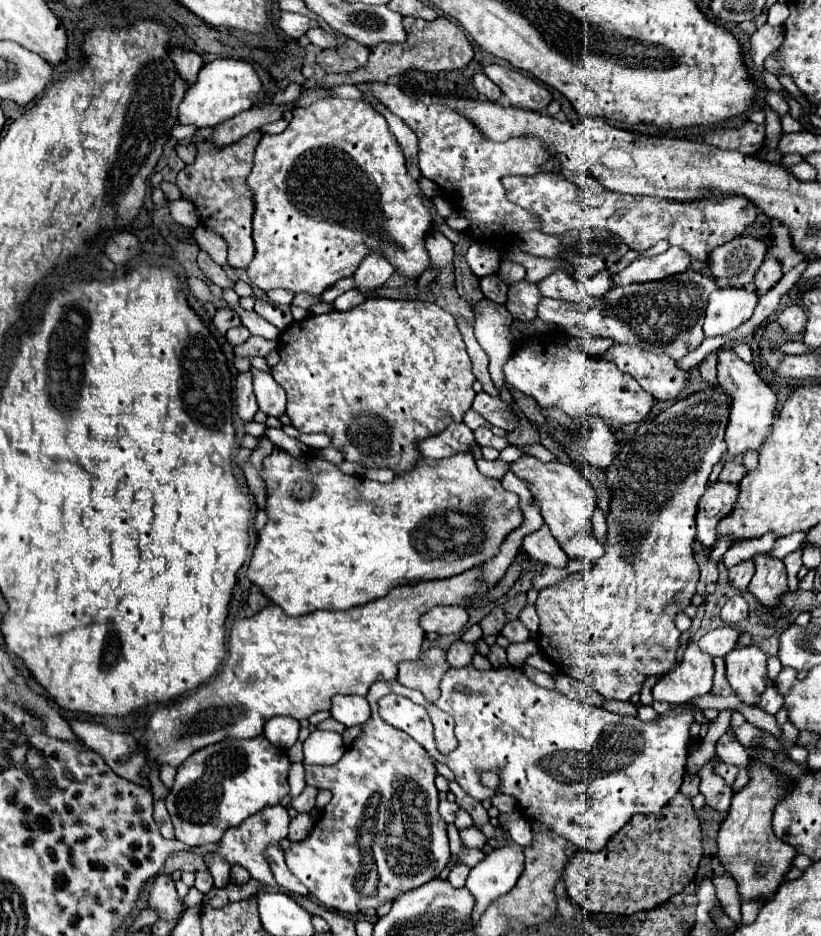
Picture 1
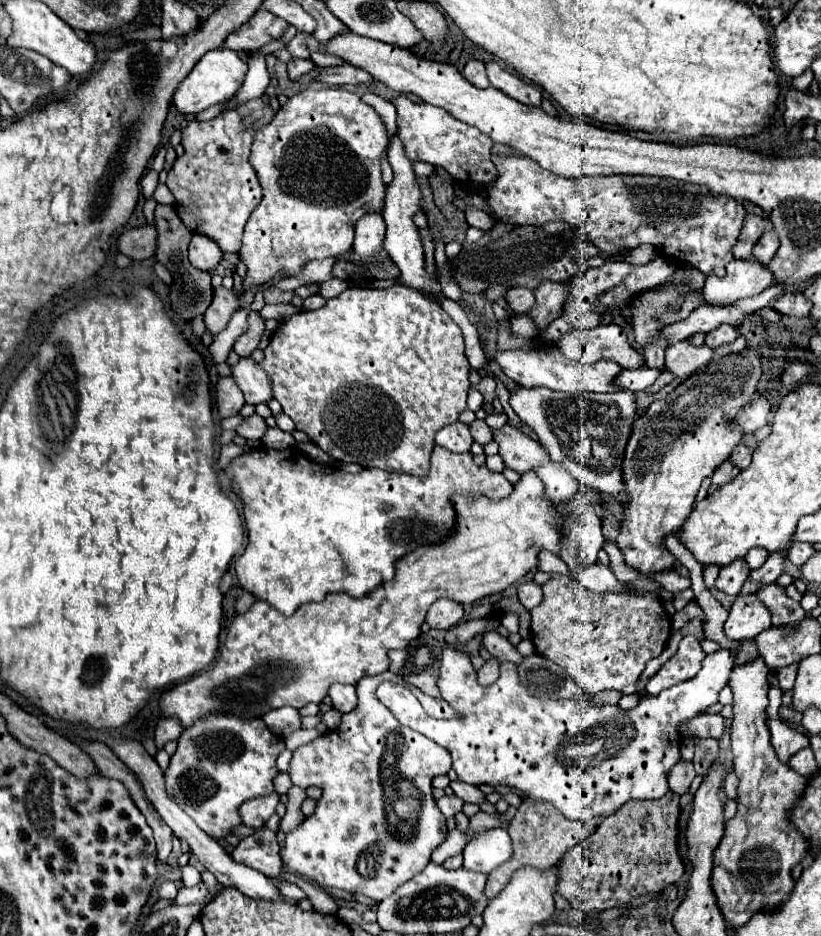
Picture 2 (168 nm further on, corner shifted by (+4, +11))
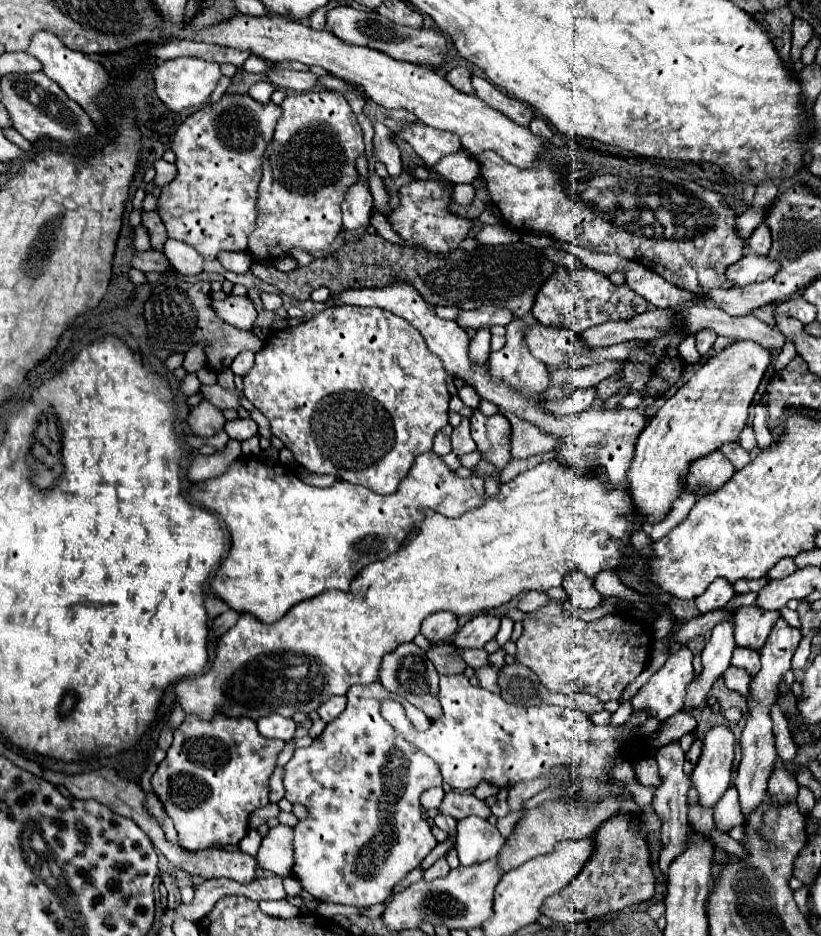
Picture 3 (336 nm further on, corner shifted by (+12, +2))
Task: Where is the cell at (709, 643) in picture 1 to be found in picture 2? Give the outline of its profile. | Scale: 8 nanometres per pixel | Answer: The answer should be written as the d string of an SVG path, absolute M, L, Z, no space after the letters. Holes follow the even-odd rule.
M750 594L734 600L730 616L724 624L724 632L732 640L748 640L770 626L770 612L766 612L766 606L762 606L762 602Z

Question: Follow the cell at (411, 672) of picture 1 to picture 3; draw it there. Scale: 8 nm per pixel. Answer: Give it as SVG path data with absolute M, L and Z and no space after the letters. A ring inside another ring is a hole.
M404 643L382 659L380 683L390 693L396 693L398 697L410 701L414 707L422 709L428 715L428 719L438 719L442 715L442 707L438 703L438 671L432 665L432 661L426 657L426 651L416 647L414 643Z

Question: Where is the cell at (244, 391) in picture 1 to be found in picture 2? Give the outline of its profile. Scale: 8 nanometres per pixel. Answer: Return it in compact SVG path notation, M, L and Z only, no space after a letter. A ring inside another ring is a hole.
M230 376L220 378L216 384L216 410L218 410L220 418L236 416L242 406L244 406L244 398L242 398L242 392L238 390L238 386L234 386L234 378L230 378Z

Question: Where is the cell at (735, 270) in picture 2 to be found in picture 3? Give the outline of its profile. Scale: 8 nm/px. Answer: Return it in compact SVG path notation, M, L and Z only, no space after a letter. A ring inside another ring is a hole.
M748 255L734 263L730 269L726 269L726 279L736 283L738 287L750 285L750 283L760 283L770 279L778 271L778 263L770 261L768 257L760 255Z

